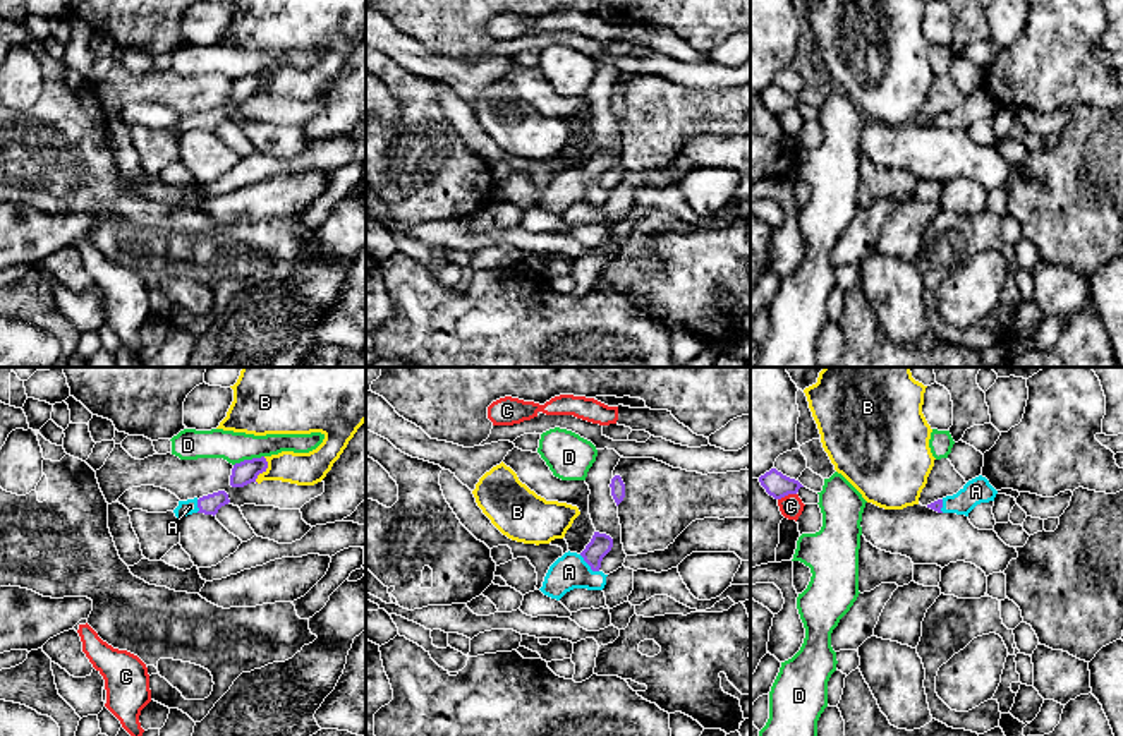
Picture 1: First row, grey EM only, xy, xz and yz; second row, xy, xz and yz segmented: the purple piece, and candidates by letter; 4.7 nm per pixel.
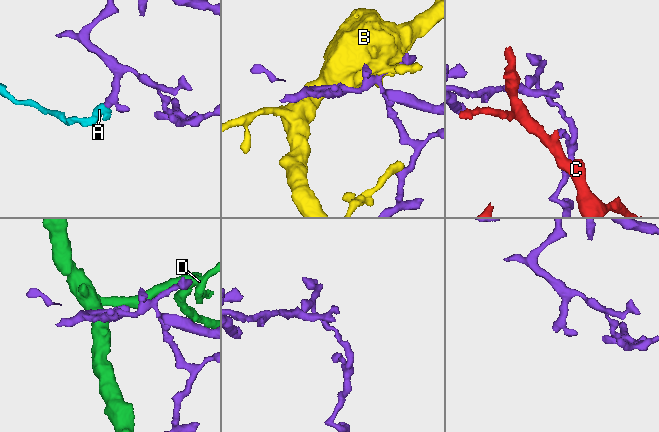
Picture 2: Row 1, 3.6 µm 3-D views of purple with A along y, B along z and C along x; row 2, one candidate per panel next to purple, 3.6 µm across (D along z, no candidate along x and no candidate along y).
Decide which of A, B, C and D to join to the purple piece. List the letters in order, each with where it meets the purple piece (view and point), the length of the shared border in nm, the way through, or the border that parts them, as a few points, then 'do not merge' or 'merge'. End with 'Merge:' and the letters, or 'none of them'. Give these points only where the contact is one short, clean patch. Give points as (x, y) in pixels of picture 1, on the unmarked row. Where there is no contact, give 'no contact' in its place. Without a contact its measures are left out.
A: xz (588, 179) | 130 nm | across xz (600, 162), (588, 179), (581, 186), (569, 187) | merge
B: xy (263, 86) | 130 nm | do not merge
C: yz (787, 110) | 90 nm | along yz (795, 108), (778, 115) | do not merge
D: xy (248, 76) | 150 nm | along xy (263, 71), (244, 74), (234, 81) | do not merge
Merge: A

